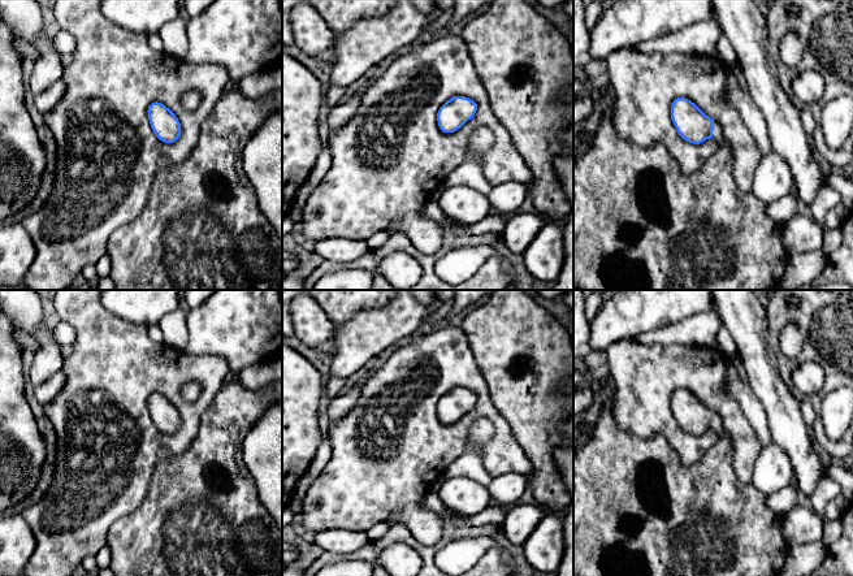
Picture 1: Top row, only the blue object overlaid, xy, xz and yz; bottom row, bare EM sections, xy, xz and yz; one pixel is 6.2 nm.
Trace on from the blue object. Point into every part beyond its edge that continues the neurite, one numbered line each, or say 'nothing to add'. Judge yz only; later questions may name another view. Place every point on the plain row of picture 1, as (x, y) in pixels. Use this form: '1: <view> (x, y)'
1: yz (637, 511)

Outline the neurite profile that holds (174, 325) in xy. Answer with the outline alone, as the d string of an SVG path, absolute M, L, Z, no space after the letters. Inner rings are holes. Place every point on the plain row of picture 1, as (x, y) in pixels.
M178 308L168 313L159 325L164 334L164 343L183 351L189 341L187 313Z

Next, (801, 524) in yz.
M794 506L783 515L783 537L788 547L820 541L824 521L813 507Z

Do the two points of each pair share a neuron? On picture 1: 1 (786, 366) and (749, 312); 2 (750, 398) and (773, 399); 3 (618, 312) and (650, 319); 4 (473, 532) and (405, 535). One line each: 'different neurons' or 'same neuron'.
1: different neurons
2: different neurons
3: same neuron
4: same neuron

